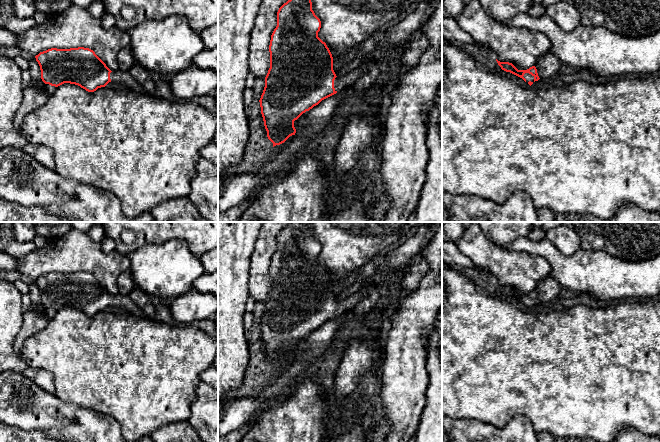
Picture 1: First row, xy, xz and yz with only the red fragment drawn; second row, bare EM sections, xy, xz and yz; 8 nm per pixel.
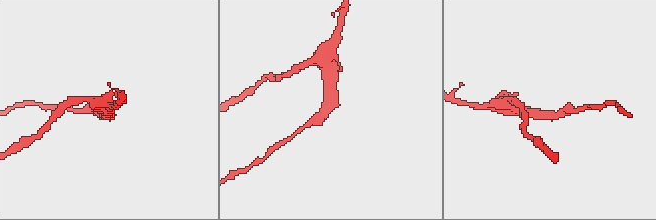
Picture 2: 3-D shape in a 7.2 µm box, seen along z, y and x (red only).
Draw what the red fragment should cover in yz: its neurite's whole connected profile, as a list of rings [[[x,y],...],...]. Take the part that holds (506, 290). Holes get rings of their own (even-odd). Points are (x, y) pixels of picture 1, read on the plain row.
[[[496,283],[496,285],[502,294],[504,294],[506,296],[510,296],[510,297],[522,302],[530,310],[535,305],[538,305],[540,303],[535,290],[532,290],[527,294],[518,294],[512,287],[500,286],[497,283]]]

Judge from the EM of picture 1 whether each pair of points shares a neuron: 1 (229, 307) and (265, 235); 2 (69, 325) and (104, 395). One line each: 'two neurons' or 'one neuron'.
1: two neurons
2: one neuron

